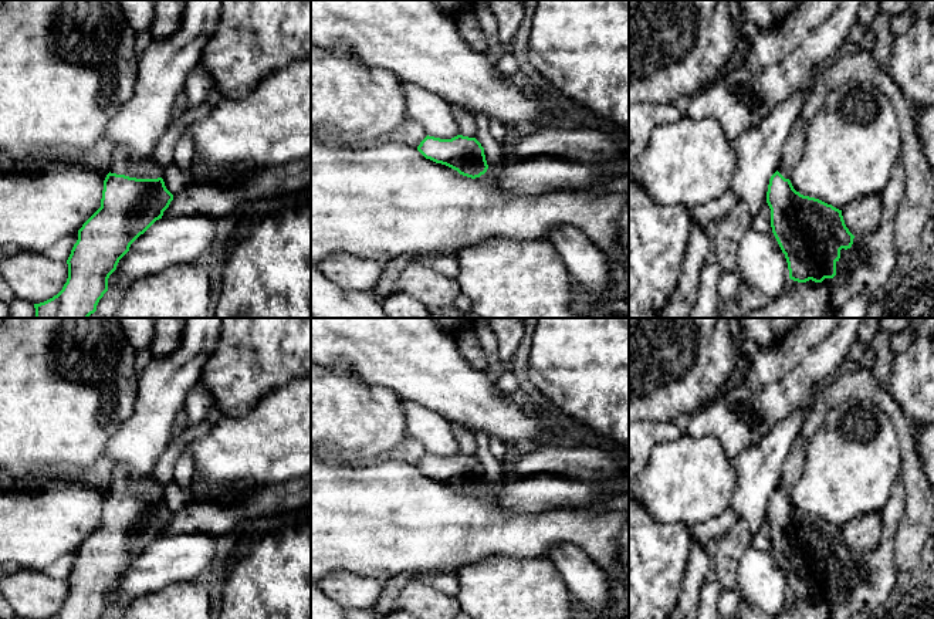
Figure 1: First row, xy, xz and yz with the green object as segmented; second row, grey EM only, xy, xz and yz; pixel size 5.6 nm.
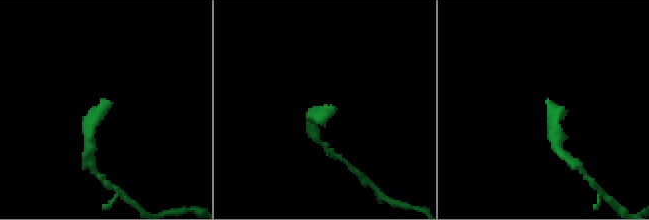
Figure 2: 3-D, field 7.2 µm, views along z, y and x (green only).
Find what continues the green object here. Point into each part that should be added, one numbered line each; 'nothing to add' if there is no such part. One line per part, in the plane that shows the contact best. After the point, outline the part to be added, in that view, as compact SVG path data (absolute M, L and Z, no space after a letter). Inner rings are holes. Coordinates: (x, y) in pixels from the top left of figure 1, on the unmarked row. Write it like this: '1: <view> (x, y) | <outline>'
1: xy (122, 480) | M115 466L109 481L111 491L136 497L158 497L163 494L163 488L153 477L153 473L135 477L125 466Z

